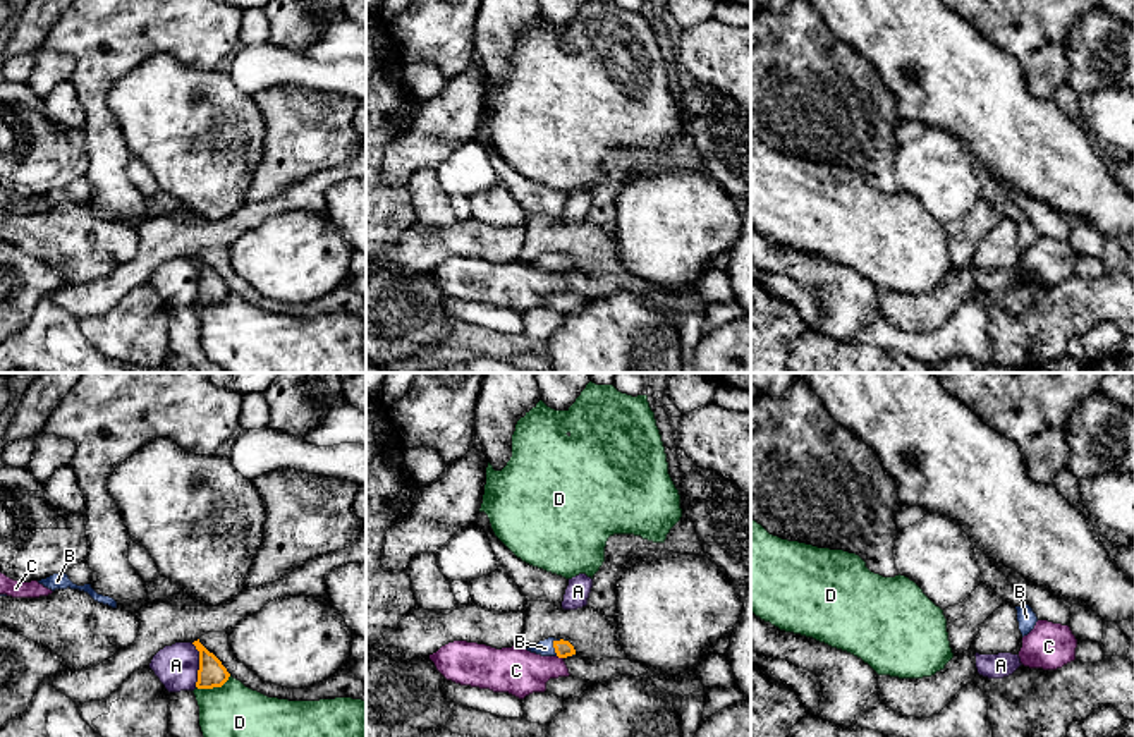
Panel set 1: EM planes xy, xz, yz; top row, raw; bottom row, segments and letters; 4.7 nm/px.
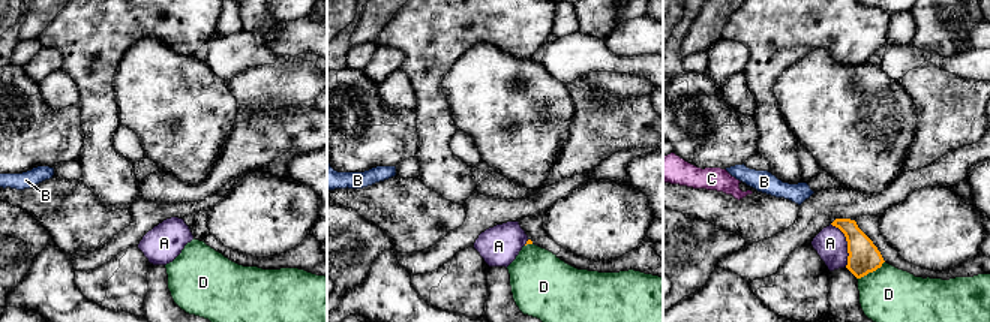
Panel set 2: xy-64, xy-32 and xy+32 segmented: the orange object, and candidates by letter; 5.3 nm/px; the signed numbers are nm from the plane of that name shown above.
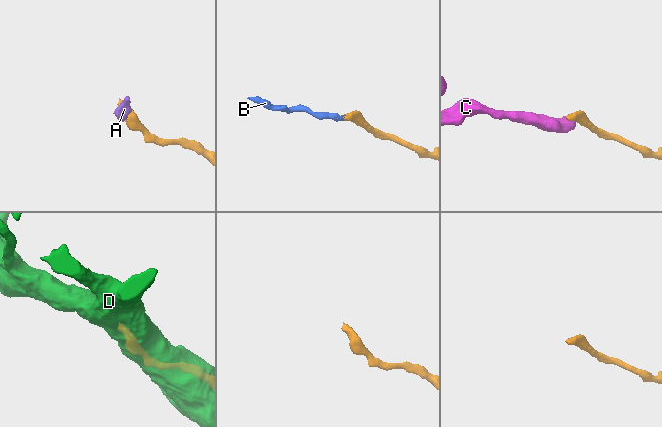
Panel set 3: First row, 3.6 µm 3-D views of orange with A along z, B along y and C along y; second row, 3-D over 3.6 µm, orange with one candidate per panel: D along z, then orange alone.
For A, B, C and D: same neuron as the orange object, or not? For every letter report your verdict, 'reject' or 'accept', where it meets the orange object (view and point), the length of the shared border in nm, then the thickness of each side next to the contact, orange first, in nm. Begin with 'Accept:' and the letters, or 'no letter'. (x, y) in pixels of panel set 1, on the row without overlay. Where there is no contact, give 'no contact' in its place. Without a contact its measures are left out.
Accept: B
A: reject; contact xy (200, 280); length 200 nm; calibres 130 and 200 nm
B: accept; contact xz (554, 261); length 80 nm; calibres 80 and 80 nm
C: reject; contact xz (560, 272); length 40 nm; calibres 80 and 220 nm
D: reject; contact xy (213, 301); length 180 nm; calibres 130 and 340 nm

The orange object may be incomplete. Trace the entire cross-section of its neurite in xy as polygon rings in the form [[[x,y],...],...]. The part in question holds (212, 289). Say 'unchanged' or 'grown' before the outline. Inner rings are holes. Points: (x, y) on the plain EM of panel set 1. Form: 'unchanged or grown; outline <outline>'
unchanged; outline [[[199,254],[192,258],[196,265],[199,266],[199,285],[198,285],[198,304],[213,304],[213,302],[222,302],[230,289],[227,283],[222,280],[222,277],[210,268]]]

